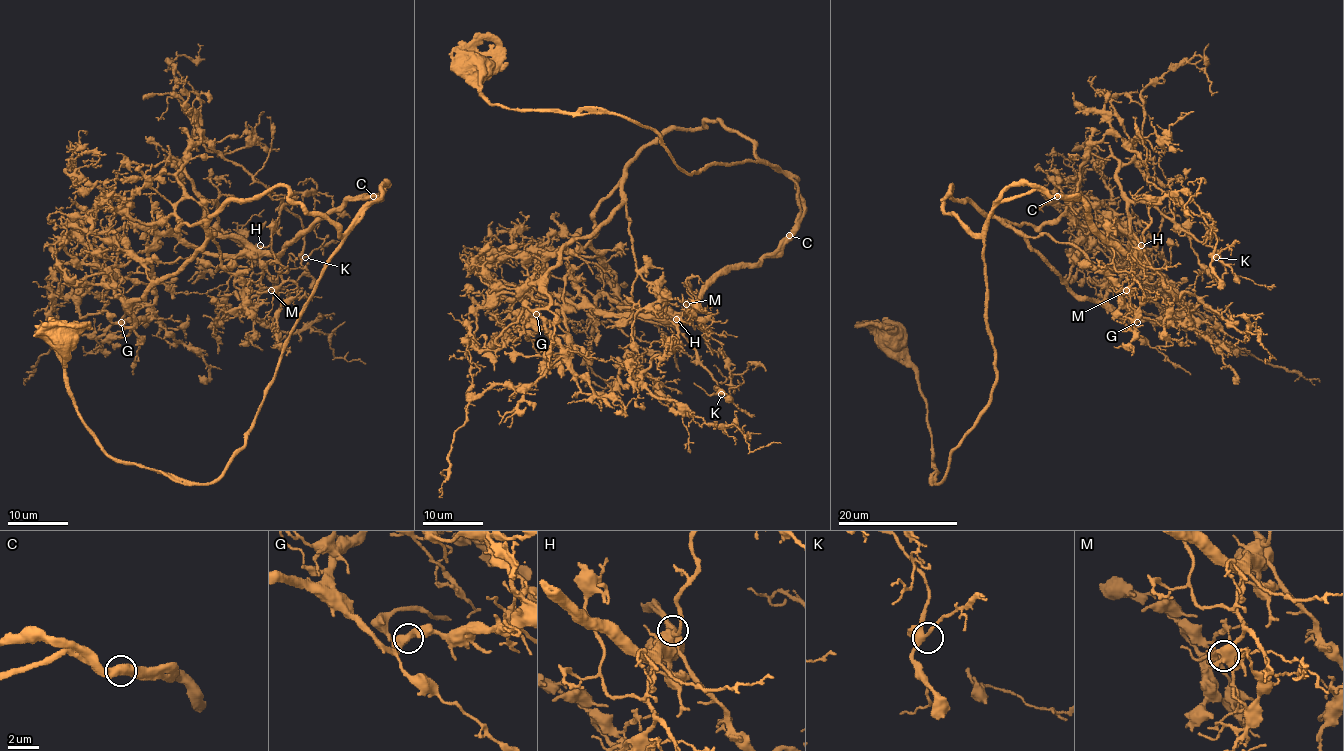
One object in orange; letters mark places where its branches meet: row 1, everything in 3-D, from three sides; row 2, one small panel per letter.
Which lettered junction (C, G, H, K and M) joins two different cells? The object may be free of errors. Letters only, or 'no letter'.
no letter

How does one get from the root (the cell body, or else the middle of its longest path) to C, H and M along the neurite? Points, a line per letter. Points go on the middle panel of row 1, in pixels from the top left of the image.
C: (474, 74), (506, 108), (626, 116), (688, 173), (777, 165), (798, 188), (789, 234)
H: (474, 74), (506, 108), (626, 116), (688, 173), (768, 161), (796, 185), (793, 231), (676, 319)
M: (474, 74), (506, 108), (626, 116), (688, 173), (768, 161), (796, 185), (793, 231), (686, 304)

